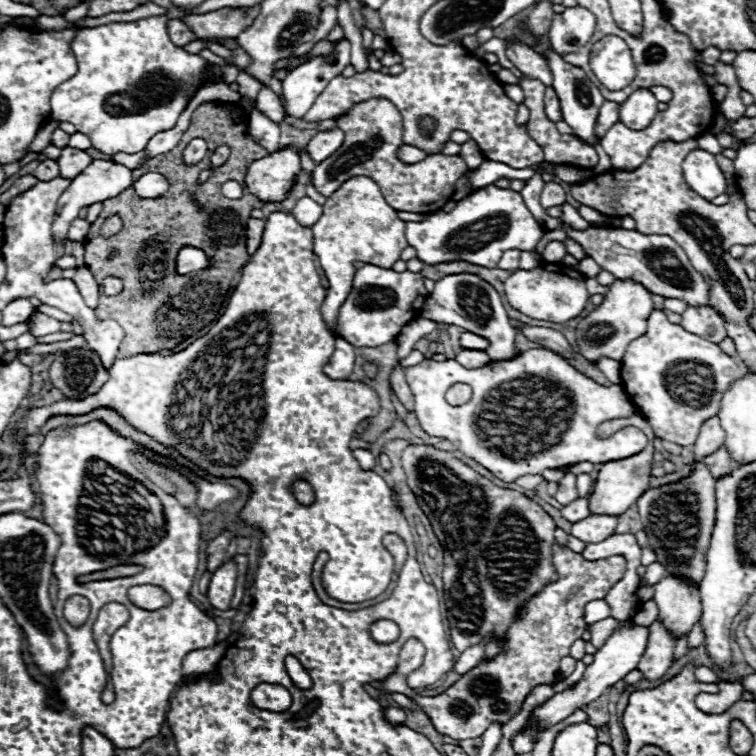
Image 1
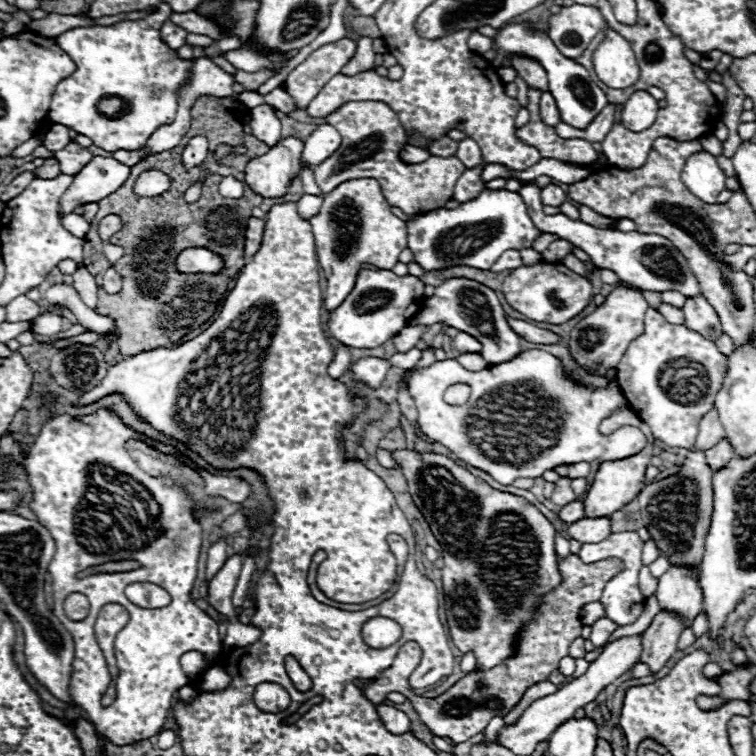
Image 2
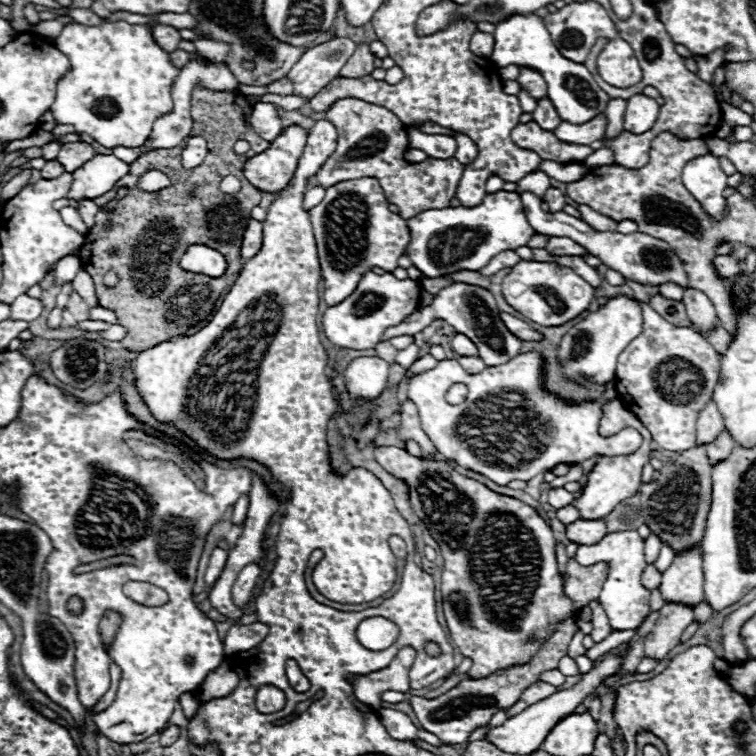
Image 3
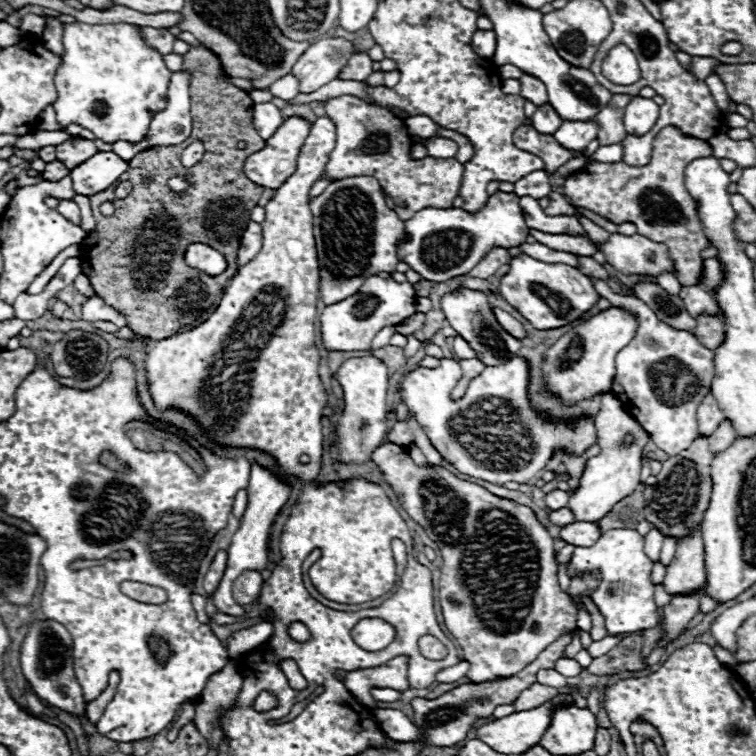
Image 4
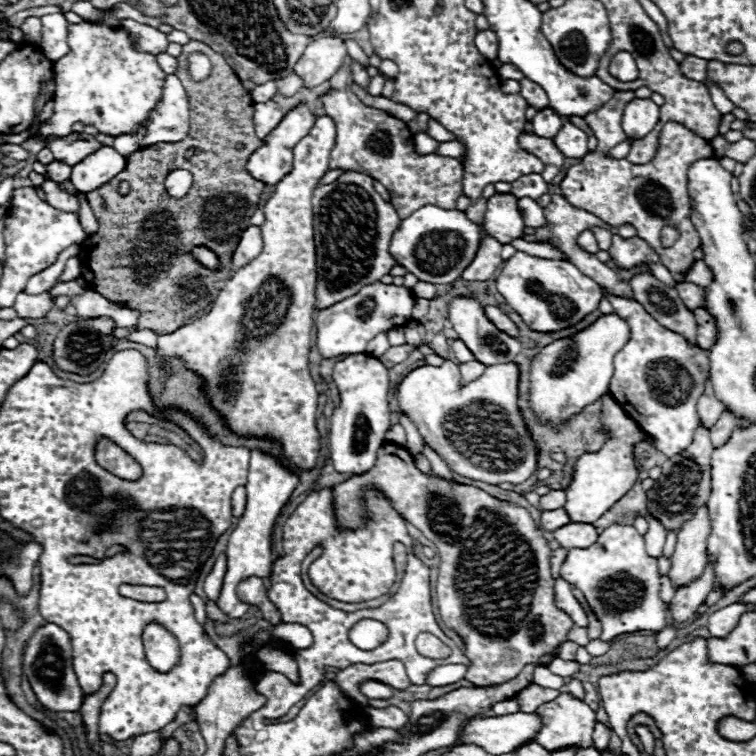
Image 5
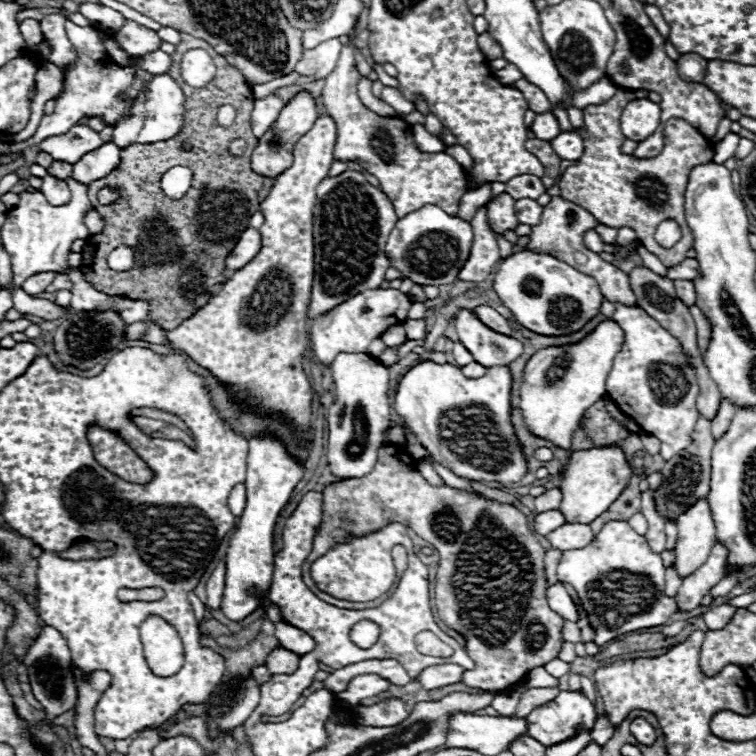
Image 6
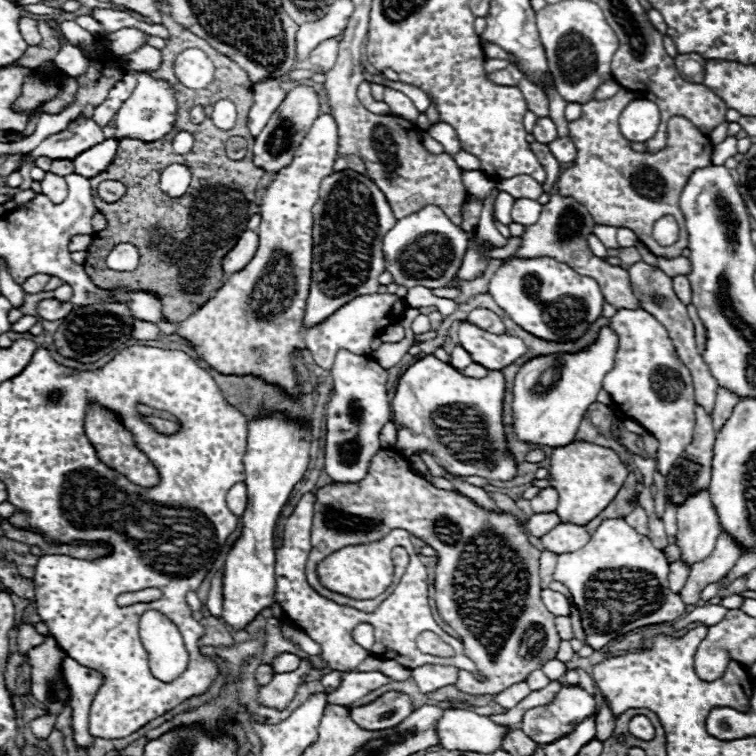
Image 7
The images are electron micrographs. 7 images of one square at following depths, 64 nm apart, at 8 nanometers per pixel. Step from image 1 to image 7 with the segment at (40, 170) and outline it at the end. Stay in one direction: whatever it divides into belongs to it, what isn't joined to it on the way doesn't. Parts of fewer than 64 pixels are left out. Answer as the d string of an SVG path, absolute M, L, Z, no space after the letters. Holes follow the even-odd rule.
M52 160L52 168L50 170L54 174L58 174L58 176L66 176L66 174L74 172L74 164L72 164L72 160Z

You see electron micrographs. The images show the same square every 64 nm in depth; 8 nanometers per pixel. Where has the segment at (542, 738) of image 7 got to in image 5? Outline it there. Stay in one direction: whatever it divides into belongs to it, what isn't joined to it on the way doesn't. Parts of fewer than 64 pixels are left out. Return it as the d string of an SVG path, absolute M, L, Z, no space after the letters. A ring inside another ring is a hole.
M564 692L556 700L542 704L536 714L542 720L542 726L534 740L546 750L566 746L588 748L592 744L596 712L584 700Z

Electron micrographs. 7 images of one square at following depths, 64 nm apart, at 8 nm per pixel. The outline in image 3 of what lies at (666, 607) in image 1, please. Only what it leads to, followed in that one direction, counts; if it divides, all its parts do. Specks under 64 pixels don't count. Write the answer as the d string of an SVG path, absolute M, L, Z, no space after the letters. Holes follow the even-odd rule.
M692 548L676 554L674 562L662 574L660 592L668 602L684 602L696 606L704 598L702 548Z

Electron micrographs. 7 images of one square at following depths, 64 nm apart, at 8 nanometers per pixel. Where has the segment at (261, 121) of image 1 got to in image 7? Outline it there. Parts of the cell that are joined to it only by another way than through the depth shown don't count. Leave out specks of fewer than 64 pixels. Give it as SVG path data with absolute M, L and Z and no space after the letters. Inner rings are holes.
M266 78L258 84L254 84L254 100L252 100L252 108L248 112L248 130L252 136L260 134L260 130L266 126L270 114L274 112L274 108L280 106L284 94L286 92L282 90L278 78Z

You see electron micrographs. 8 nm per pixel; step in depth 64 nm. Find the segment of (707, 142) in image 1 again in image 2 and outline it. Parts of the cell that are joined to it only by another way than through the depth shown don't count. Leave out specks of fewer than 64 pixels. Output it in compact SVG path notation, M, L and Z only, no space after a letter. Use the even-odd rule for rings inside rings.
M712 134L702 136L702 138L700 138L700 144L704 146L706 152L710 152L710 154L714 154L714 156L720 156L720 154L722 154L722 142L720 142L716 136L712 136Z

